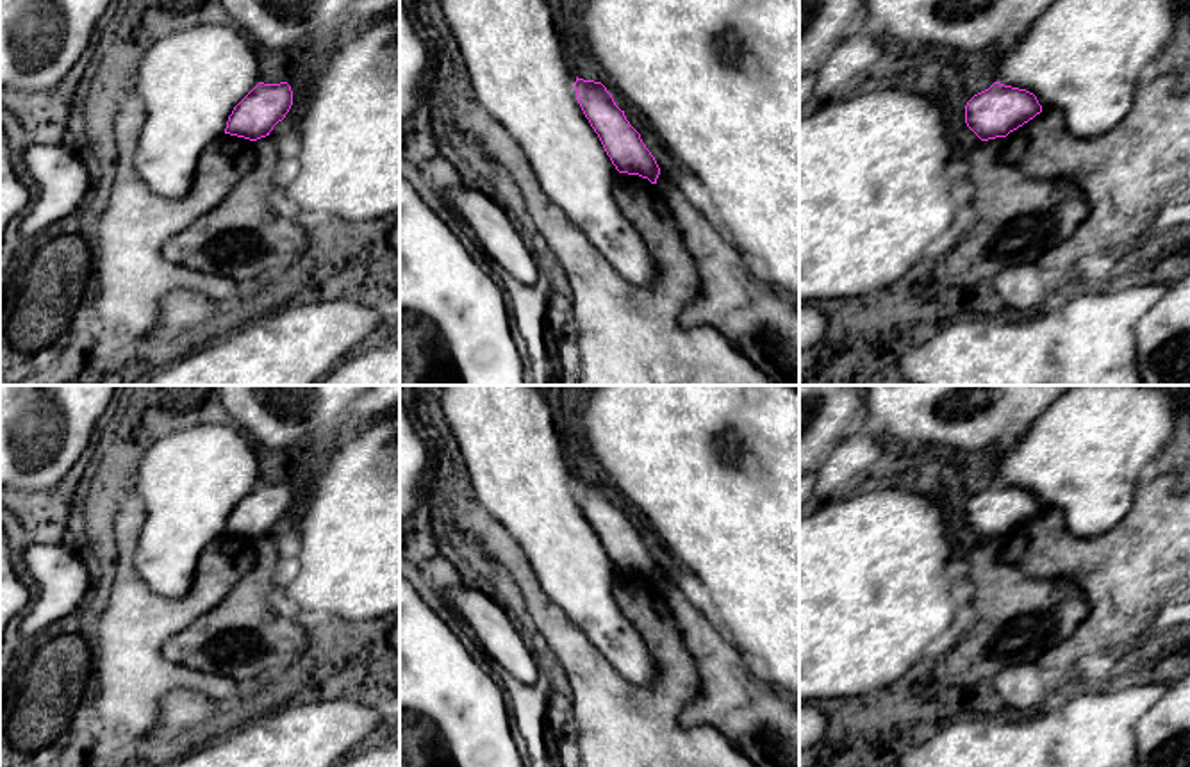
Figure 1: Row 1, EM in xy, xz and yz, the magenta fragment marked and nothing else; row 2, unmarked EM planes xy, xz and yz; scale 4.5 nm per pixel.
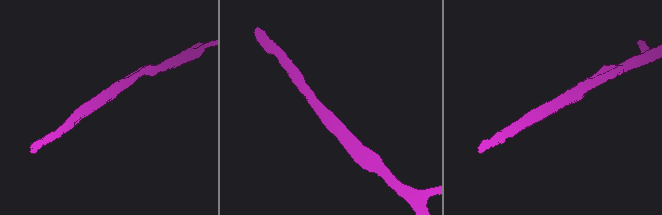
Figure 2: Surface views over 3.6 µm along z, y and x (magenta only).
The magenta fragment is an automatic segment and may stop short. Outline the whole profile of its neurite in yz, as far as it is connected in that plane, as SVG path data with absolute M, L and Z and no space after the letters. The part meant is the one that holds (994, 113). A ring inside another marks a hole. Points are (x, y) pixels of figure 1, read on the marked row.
M994 82L967 102L965 123L981 141L988 141L1006 137L1040 112L1033 93Z

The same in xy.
M259 82L232 111L225 134L257 141L269 136L273 127L285 118L293 105L287 82Z

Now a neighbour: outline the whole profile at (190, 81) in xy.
M228 21L159 39L136 75L145 107L134 157L141 180L157 196L186 196L202 152L225 134L234 107L257 84L257 46Z

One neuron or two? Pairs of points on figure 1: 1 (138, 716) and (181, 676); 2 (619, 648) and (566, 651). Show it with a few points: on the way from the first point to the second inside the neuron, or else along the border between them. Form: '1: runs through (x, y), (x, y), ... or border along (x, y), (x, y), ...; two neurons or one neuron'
1: runs through (141, 703), (168, 676); one neuron
2: border along (570, 619), (627, 680); two neurons

